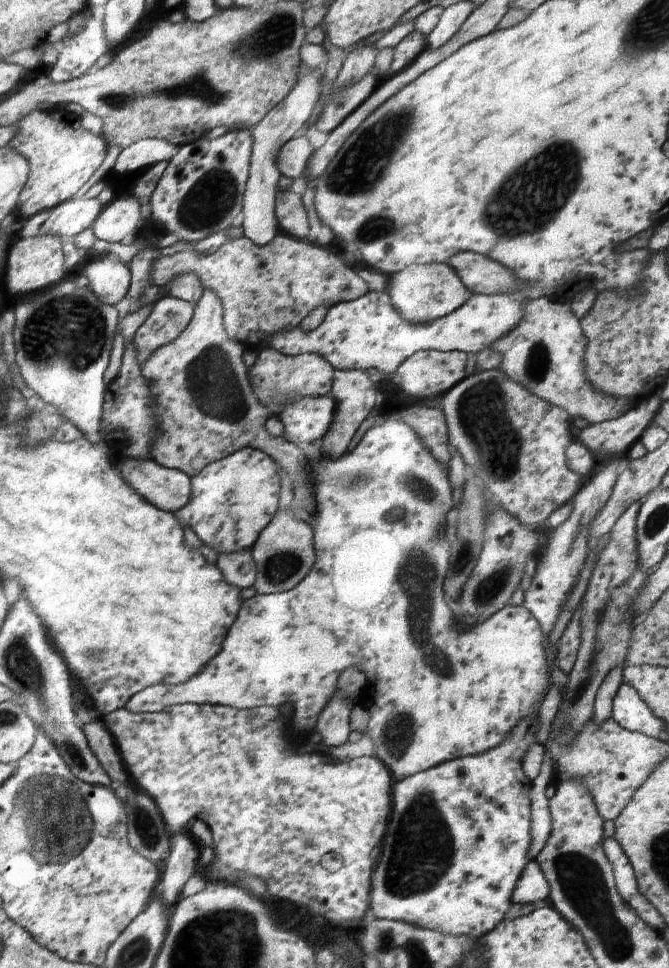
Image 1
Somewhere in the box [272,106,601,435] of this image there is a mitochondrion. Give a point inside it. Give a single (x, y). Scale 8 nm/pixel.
(515, 209)

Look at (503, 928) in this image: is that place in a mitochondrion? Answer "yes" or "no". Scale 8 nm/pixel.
no

